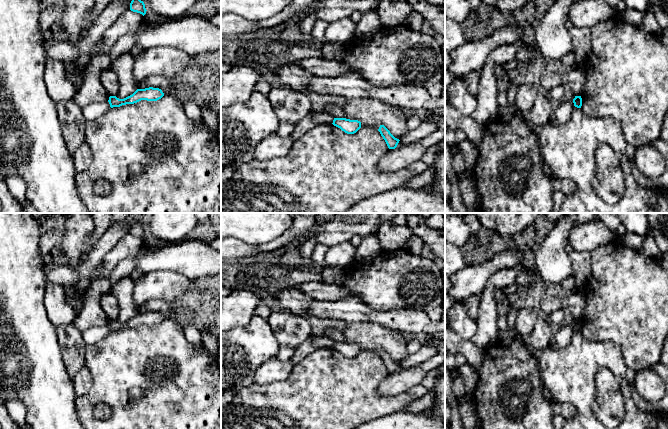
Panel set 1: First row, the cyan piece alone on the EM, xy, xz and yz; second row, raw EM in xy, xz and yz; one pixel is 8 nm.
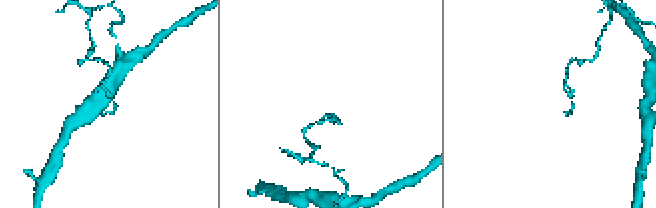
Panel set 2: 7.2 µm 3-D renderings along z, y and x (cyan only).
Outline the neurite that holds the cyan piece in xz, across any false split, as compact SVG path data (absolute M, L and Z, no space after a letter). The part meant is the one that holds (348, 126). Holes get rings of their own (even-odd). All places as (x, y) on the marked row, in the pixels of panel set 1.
M334 118L332 124L347 134L354 134L361 128L360 121L346 118Z

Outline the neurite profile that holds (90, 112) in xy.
M108 101L95 102L82 108L82 113L86 120L94 120L105 114L110 108Z

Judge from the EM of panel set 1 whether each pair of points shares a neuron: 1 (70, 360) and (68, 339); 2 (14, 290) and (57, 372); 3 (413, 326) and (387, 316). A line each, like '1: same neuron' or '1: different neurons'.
1: same neuron
2: same neuron
3: same neuron

